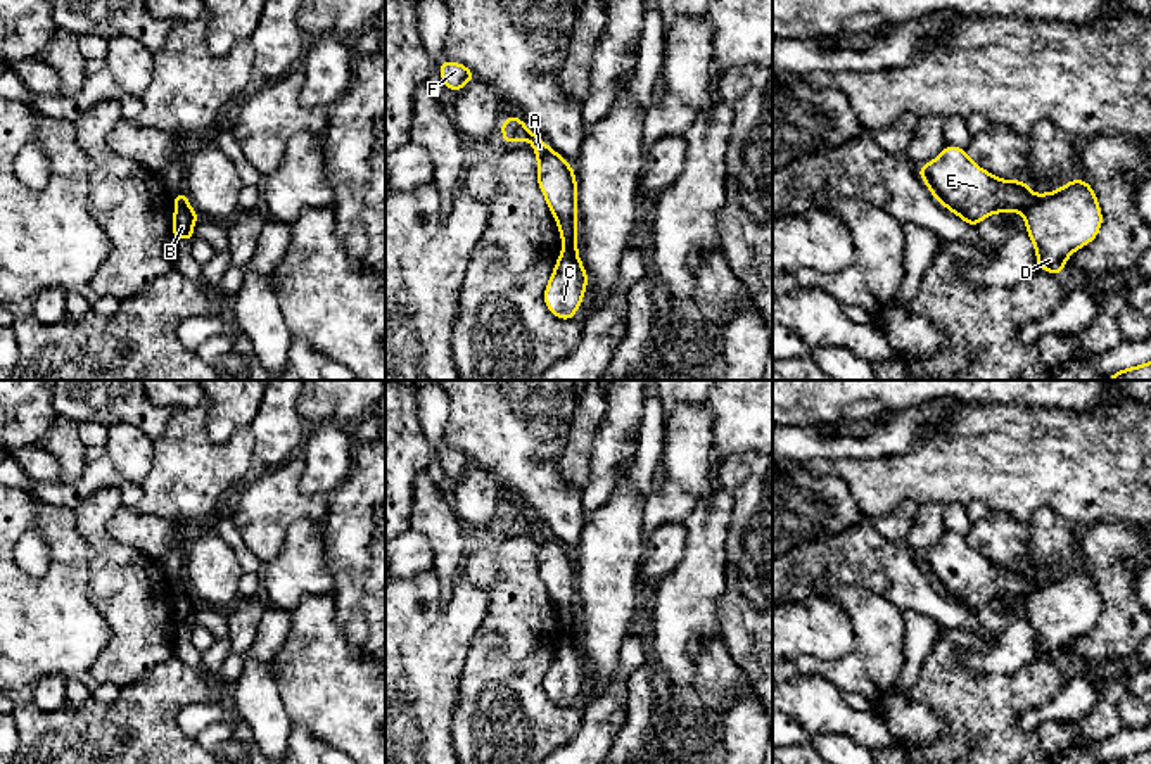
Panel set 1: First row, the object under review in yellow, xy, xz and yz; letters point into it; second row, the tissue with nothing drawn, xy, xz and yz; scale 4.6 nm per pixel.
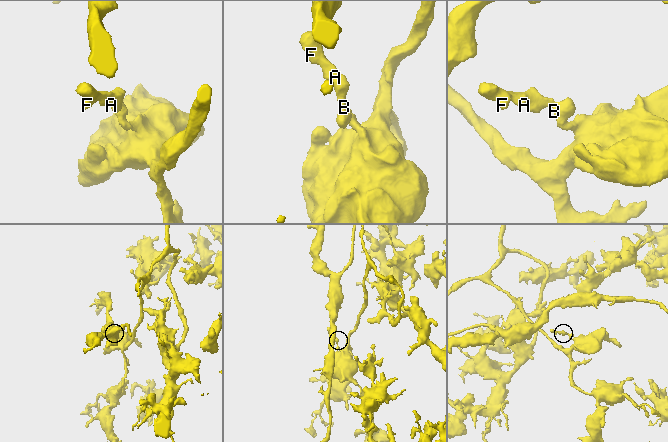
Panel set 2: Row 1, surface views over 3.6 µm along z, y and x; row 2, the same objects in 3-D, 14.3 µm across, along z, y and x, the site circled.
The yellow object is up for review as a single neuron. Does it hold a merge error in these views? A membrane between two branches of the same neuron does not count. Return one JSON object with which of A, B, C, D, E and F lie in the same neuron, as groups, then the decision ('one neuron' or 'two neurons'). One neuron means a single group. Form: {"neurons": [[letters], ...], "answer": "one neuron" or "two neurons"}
{"neurons": [["A", "E", "F"], ["B", "C", "D"]], "answer": "two neurons"}

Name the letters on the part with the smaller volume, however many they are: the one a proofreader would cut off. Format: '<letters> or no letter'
A, E, F

